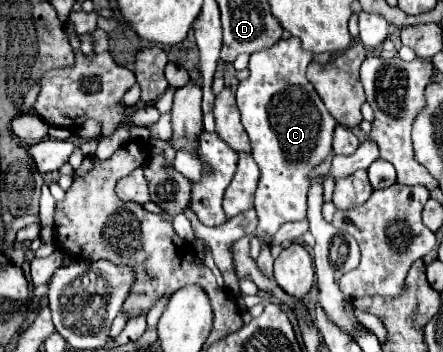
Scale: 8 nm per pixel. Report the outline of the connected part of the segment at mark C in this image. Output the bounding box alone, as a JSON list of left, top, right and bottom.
[236,38,338,246]

